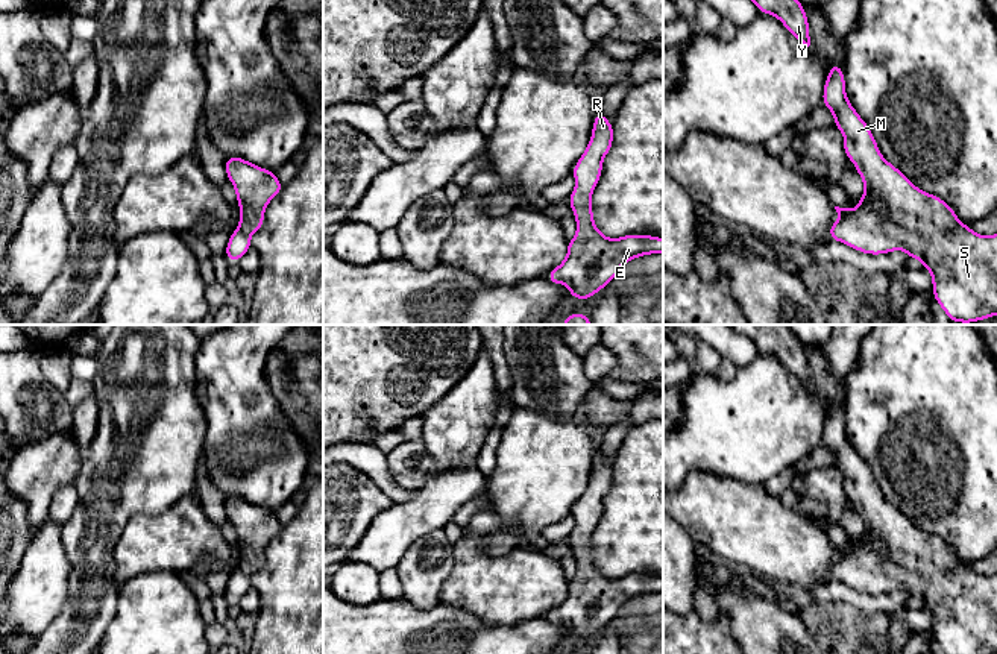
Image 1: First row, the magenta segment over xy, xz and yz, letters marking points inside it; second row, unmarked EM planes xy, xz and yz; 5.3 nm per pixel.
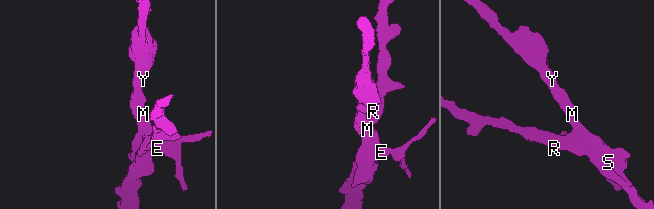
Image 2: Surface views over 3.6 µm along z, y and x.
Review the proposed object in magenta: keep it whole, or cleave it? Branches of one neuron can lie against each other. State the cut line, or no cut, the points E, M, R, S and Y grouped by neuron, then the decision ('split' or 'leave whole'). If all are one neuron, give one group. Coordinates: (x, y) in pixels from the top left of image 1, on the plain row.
no cut | E M R S Y | leave whole

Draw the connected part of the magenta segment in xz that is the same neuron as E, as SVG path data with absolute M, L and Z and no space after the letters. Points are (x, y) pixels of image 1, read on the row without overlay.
M596 451L590 481L572 508L577 525L569 536L569 545L577 560L577 572L568 581L565 601L546 616L552 624L566 625L571 637L583 640L593 637L613 621L627 601L649 593L663 593L663 578L639 574L607 578L595 566L592 533L612 484L613 464L601 451Z

